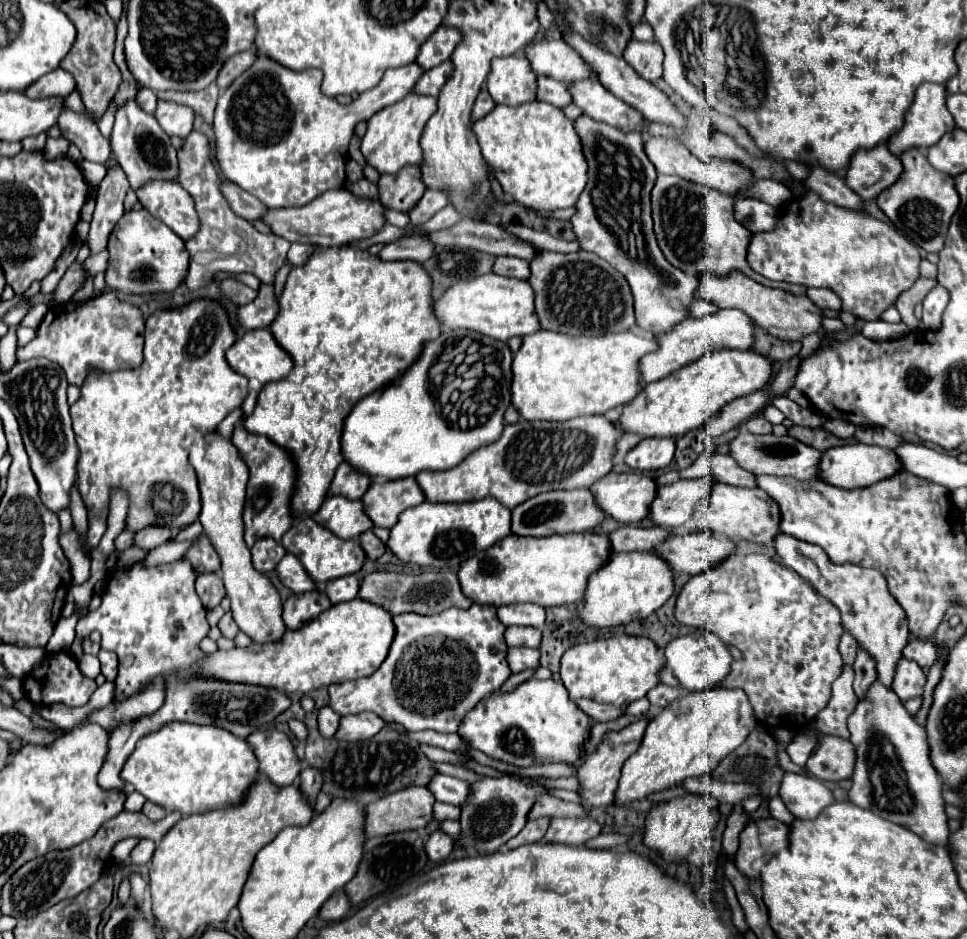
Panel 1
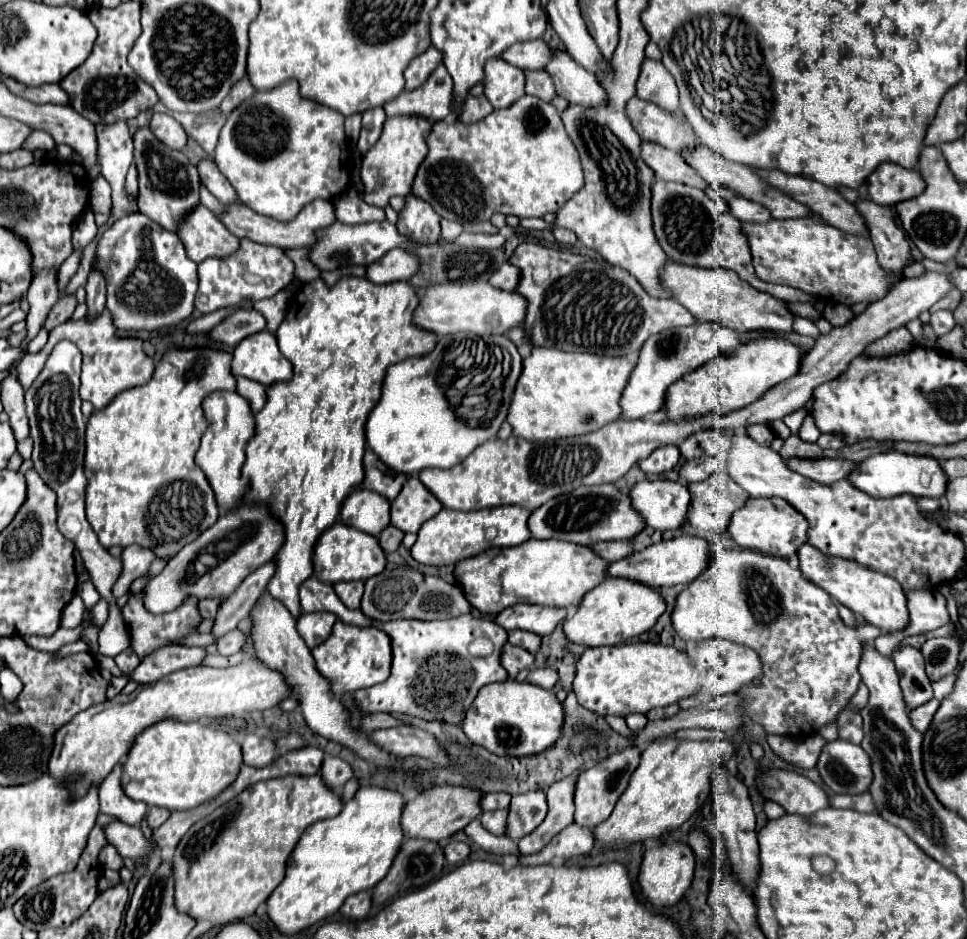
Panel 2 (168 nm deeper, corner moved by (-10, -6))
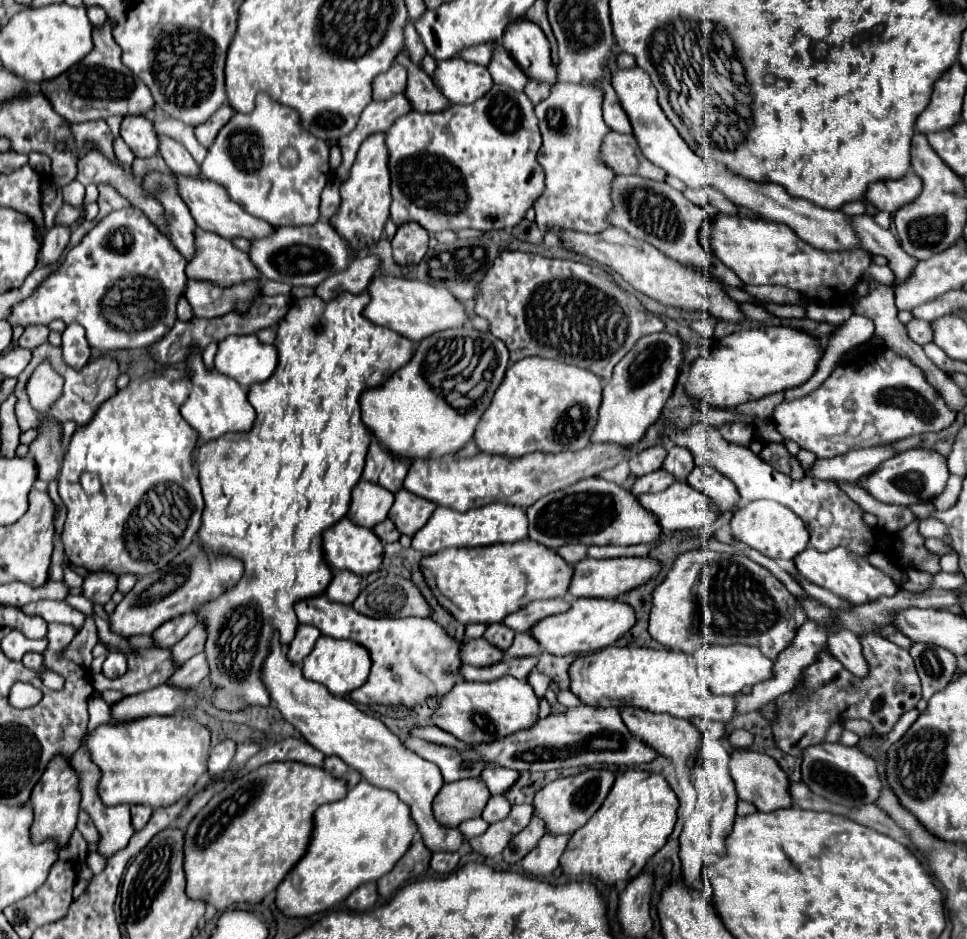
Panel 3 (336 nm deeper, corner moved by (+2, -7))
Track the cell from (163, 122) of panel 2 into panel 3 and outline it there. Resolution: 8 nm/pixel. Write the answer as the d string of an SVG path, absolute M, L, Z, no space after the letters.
M126 116L120 126L120 136L130 146L136 158L158 154L158 132L146 116Z

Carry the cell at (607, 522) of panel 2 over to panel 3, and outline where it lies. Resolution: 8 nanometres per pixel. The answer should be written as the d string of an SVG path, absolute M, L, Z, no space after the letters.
M586 478L570 488L544 496L526 508L526 516L530 522L528 538L548 548L560 548L576 542L586 546L630 546L654 542L660 534L656 518L648 510L640 508L632 492L602 478Z

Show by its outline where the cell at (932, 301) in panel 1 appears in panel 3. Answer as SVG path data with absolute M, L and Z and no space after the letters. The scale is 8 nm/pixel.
M914 318L914 320L910 320L910 322L906 324L906 328L908 328L908 336L910 336L916 344L920 344L920 346L932 342L932 338L934 338L932 324L926 322L926 320L918 320L918 318Z

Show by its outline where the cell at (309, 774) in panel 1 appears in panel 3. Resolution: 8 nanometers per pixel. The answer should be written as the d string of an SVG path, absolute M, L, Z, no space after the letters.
M326 756L324 758L324 766L322 766L328 774L336 776L336 778L344 778L348 774L348 766L344 764L344 760L340 760L338 756Z

